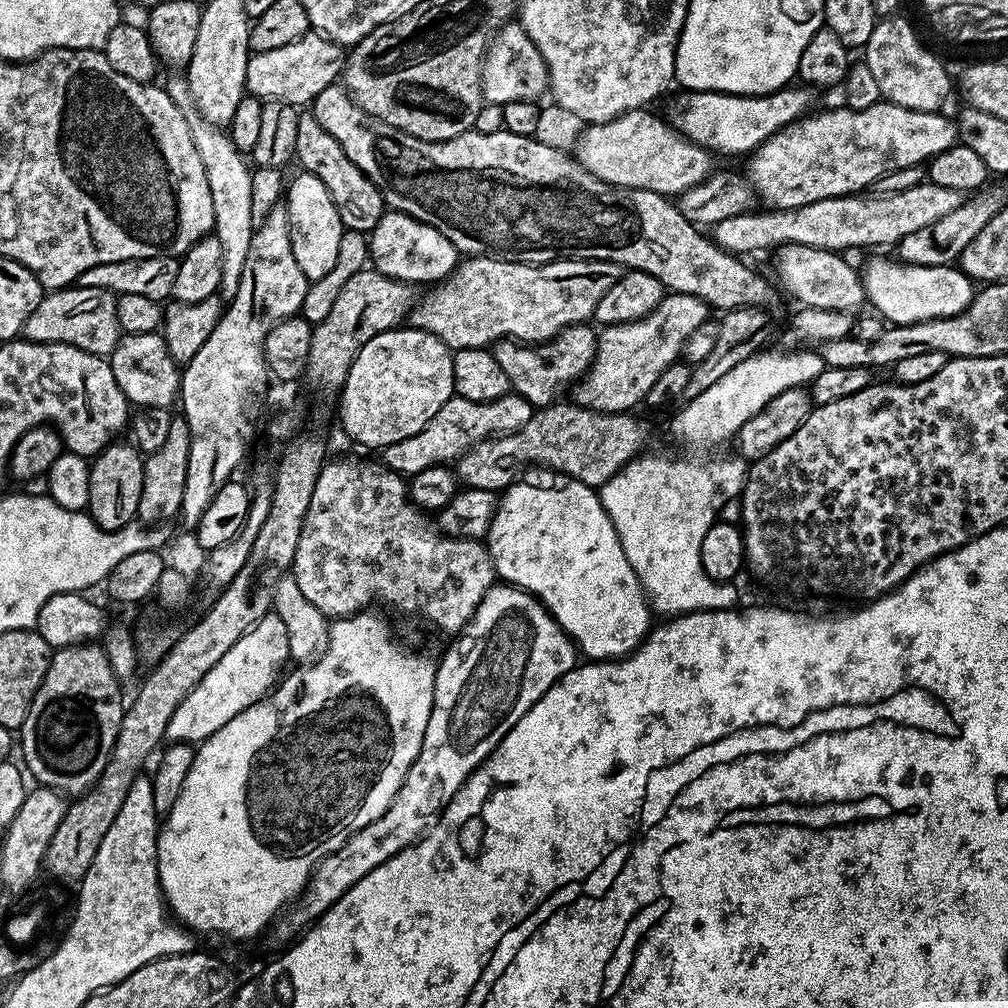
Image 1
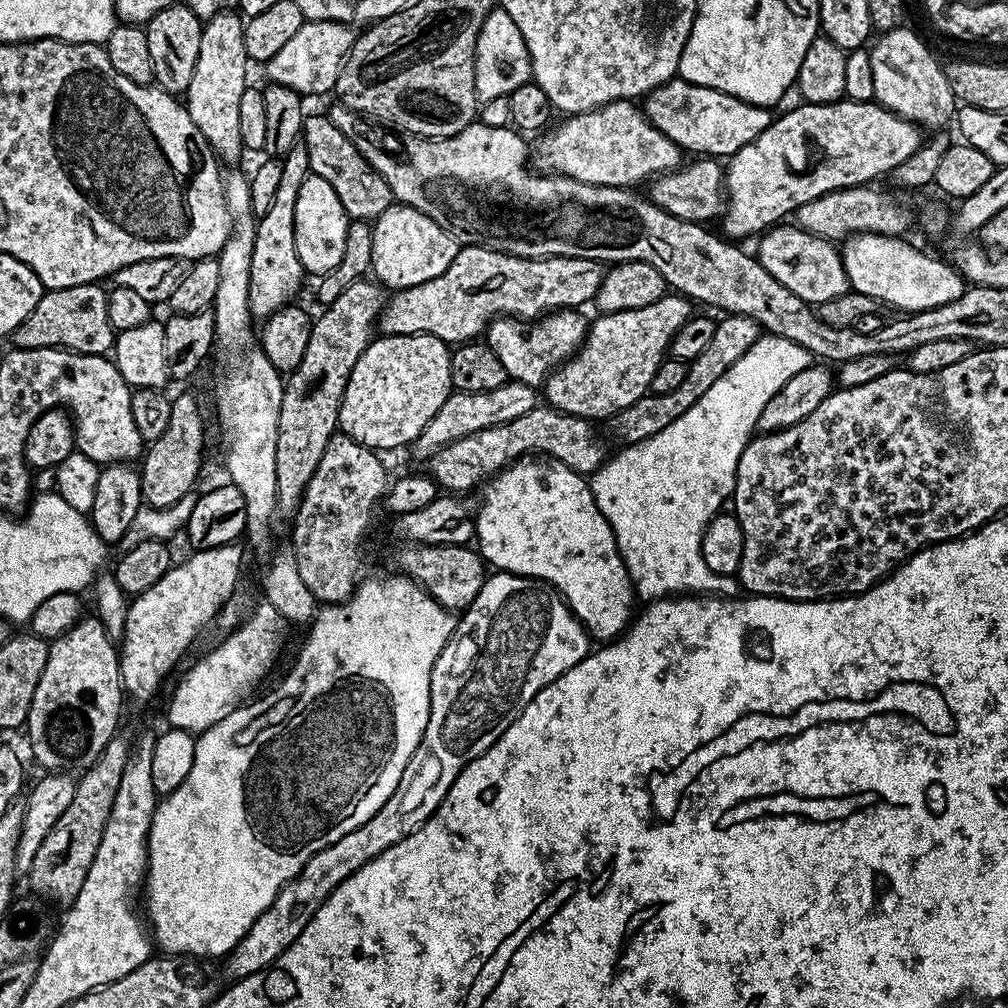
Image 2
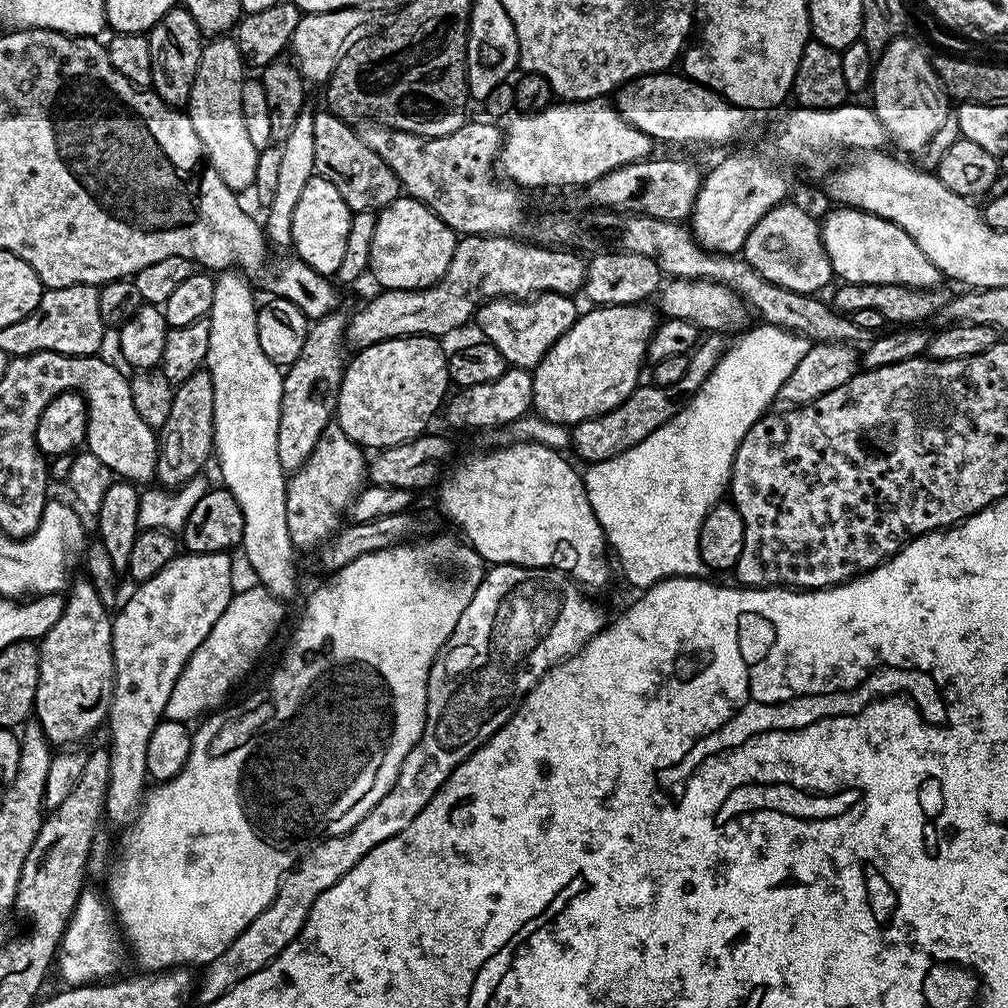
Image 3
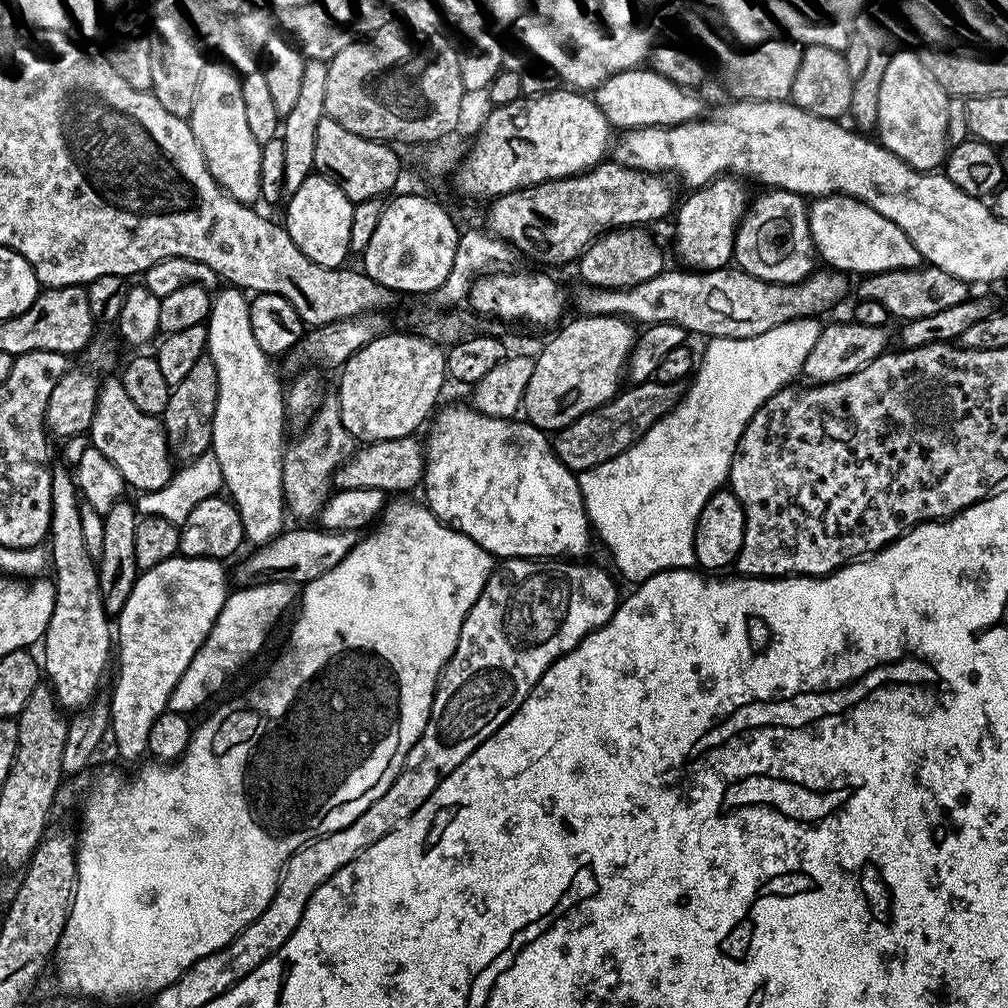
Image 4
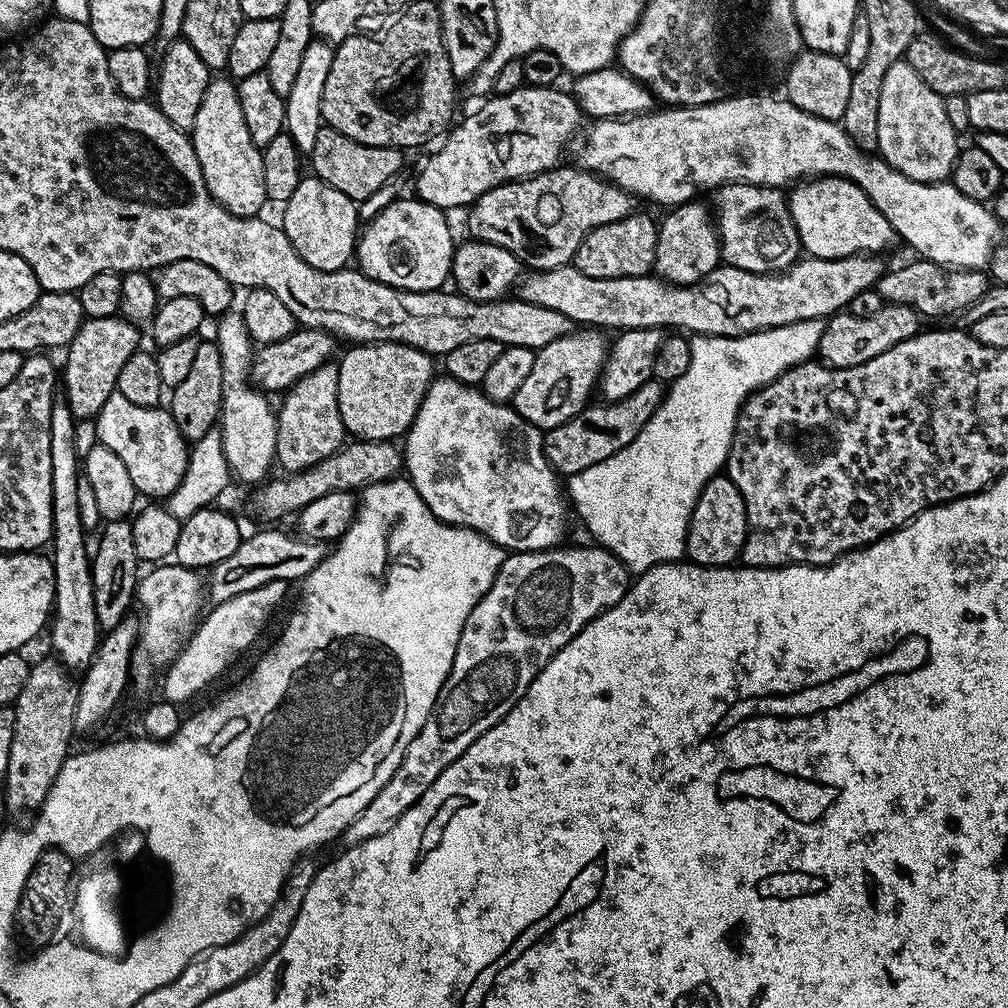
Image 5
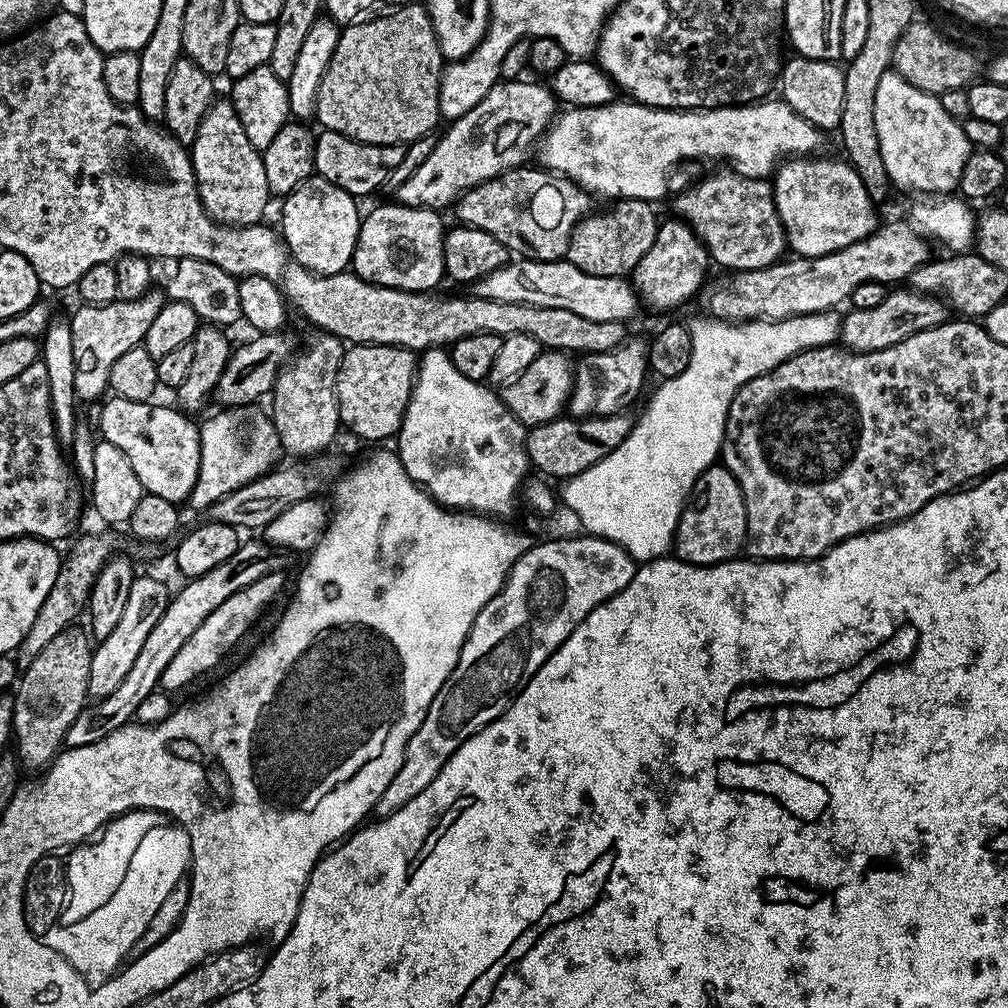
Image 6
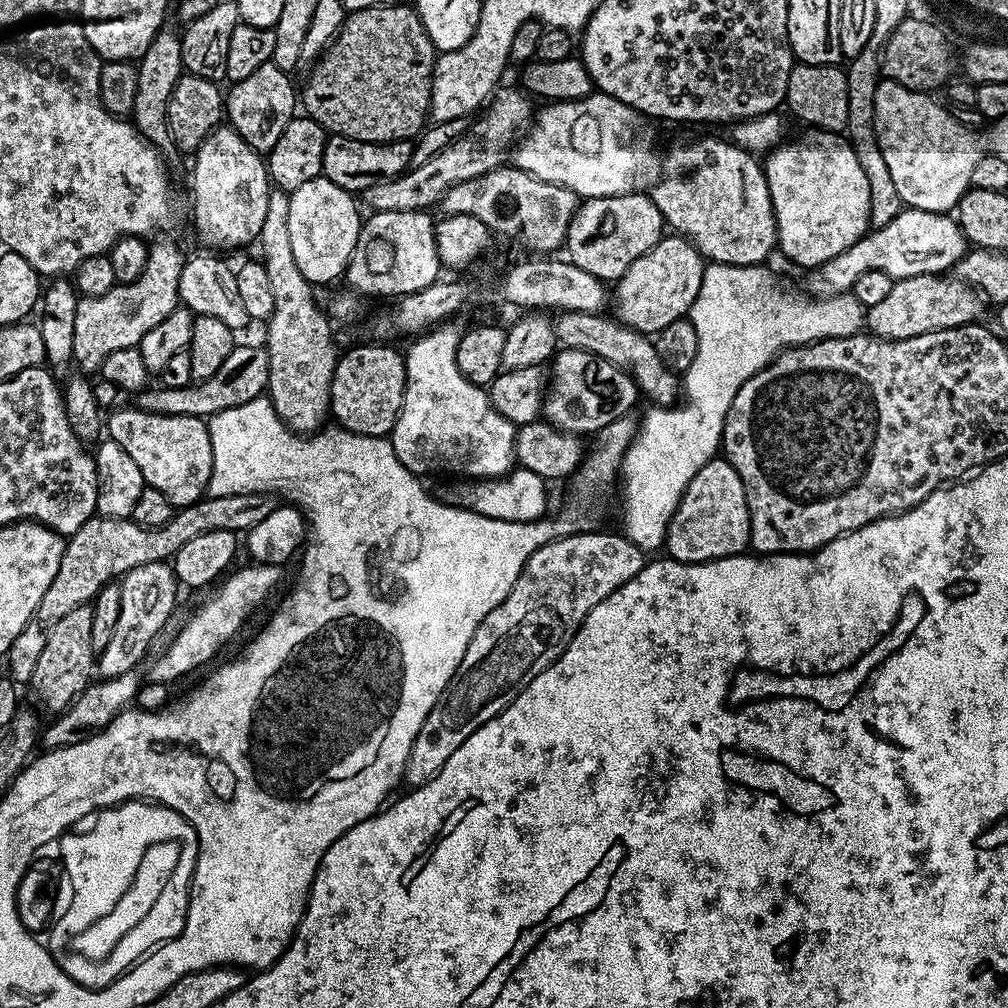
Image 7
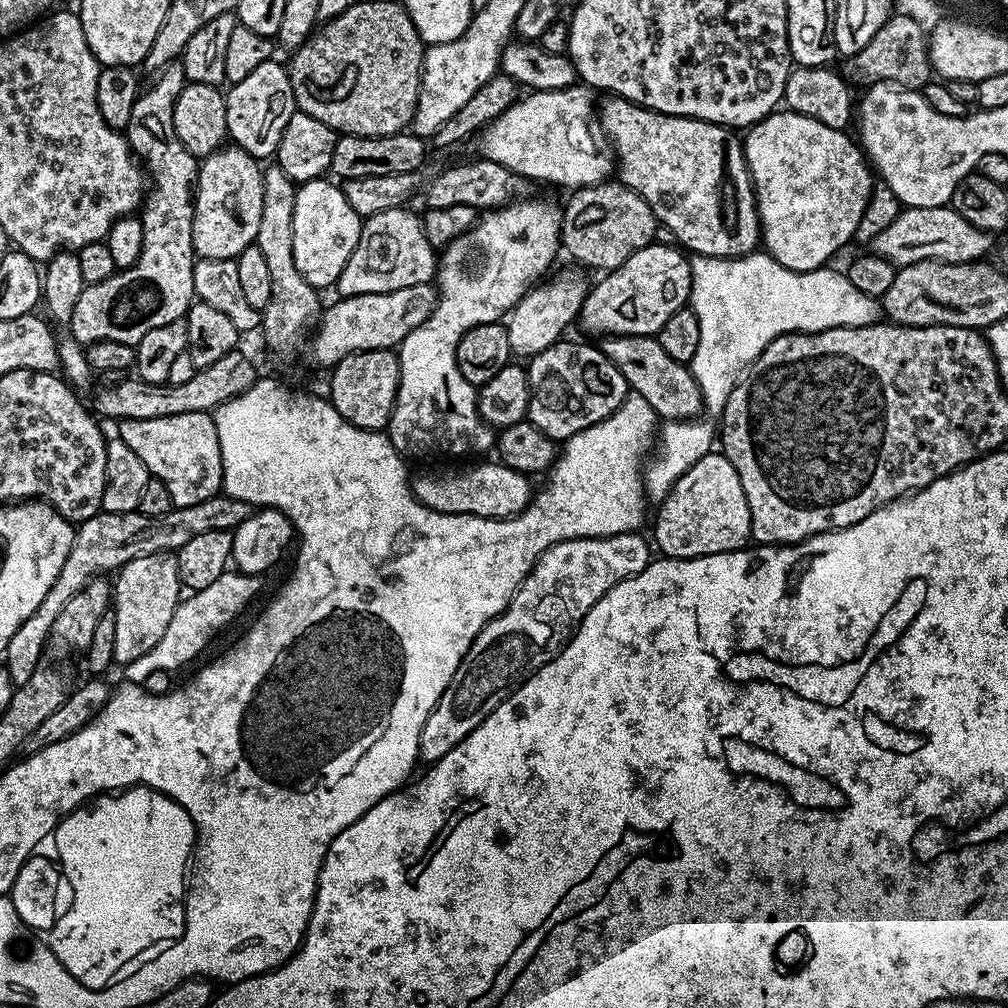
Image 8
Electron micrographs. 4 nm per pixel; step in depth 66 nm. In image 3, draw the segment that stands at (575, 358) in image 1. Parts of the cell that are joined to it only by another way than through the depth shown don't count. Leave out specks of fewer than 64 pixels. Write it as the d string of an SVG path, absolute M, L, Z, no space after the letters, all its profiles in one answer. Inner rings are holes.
M542 292L531 299L497 298L486 300L476 310L474 324L480 327L479 335L493 344L508 365L534 370L538 362L574 326L578 307L571 295L563 292Z

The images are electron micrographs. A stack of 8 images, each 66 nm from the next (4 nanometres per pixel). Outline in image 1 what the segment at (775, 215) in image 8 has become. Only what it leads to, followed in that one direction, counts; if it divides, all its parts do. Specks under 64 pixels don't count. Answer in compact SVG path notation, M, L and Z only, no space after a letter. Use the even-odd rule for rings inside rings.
M895 258L872 260L862 268L862 279L867 303L872 303L877 308L873 309L889 325L957 316L966 310L966 306L970 306L974 295L974 281L965 272L961 272L959 267L946 264L918 266Z

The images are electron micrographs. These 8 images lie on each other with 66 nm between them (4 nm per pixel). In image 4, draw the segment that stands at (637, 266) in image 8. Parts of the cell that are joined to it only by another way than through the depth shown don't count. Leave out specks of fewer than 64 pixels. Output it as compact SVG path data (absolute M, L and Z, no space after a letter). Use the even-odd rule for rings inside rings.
M725 174L704 188L689 191L688 197L679 201L674 212L676 252L685 269L711 270L726 268L733 263L736 227L750 207L750 195L740 184L743 183L739 179Z

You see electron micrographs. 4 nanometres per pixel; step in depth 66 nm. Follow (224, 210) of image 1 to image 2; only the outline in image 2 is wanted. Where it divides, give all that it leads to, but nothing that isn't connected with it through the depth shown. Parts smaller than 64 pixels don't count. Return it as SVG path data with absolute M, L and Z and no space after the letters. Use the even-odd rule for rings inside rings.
M232 172L223 177L224 181L224 197L226 198L226 206L228 207L228 213L231 214L232 216L232 232L228 236L228 240L224 243L224 248L219 254L218 257L218 294L216 295L216 301L212 303L211 310L212 313L214 314L214 322L216 323L216 342L214 345L215 351L218 353L220 352L220 381L217 382L216 384L216 416L218 419L220 419L220 428L222 431L224 431L224 444L226 447L228 447L228 476L227 479L232 483L234 486L238 486L238 490L242 490L242 498L246 498L246 518L248 519L248 527L246 529L246 540L249 540L250 543L253 544L254 547L260 548L263 546L264 543L267 542L268 539L271 538L272 536L272 516L275 517L277 515L277 510L276 510L276 479L274 478L274 450L276 449L276 443L278 442L278 414L282 410L282 394L284 393L284 385L285 381L282 379L281 373L276 371L276 368L271 364L271 362L266 358L266 354L264 353L263 348L260 347L257 337L254 335L254 328L252 332L252 324L254 325L254 317L252 315L252 311L250 310L250 258L254 254L254 234L256 233L256 222L257 222L257 217L252 215L252 207L250 206L250 186L248 185L249 182L249 177L247 175L244 176L240 172Z

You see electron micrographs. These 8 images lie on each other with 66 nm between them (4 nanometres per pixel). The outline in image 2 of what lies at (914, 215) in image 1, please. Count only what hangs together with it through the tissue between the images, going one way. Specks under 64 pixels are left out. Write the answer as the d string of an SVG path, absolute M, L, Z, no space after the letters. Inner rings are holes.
M861 186L843 188L830 194L822 194L822 198L814 198L806 206L794 213L794 220L799 227L806 229L823 240L843 242L850 236L861 232L876 232L880 236L905 235L908 228L908 212L896 200L891 200L882 192L875 192L875 187Z

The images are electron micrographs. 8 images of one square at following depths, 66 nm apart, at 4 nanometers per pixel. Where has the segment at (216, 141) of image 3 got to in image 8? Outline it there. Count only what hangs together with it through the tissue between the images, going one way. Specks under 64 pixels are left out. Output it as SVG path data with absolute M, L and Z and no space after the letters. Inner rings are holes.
M235 146L203 157L198 164L194 189L194 218L192 219L192 250L201 260L230 260L255 244L258 225L262 222L262 182L264 173L255 156Z

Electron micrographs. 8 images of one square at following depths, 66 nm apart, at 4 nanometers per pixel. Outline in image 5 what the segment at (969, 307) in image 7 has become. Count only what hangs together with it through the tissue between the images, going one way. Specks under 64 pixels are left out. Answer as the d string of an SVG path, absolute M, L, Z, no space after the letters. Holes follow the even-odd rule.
M885 303L884 308L871 318L854 318L854 314L841 310L835 316L827 317L818 349L819 359L829 368L862 366L862 362L870 362L870 358L878 358L878 354L890 350L890 346L898 346L898 342L916 335L922 328L920 322L920 313L901 304Z

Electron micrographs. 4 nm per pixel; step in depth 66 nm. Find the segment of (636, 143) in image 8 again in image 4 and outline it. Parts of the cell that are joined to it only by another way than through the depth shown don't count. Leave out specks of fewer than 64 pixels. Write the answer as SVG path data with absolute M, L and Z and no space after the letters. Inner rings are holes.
M773 188L764 190L760 197L751 201L750 207L744 213L743 220L736 227L736 241L734 242L735 267L740 271L750 274L759 280L765 280L771 284L797 284L802 282L818 268L816 247L810 234L810 222L808 221L809 205L805 197L797 192L787 192L785 188Z

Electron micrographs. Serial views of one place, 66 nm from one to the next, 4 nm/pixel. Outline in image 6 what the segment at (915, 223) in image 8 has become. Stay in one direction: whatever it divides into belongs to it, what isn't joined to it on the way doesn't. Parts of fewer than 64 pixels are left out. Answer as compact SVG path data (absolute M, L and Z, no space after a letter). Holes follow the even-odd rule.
M881 223L876 231L866 238L846 246L842 250L834 250L830 254L821 256L796 256L781 259L769 268L759 268L749 272L732 272L725 280L717 284L709 283L703 289L704 308L713 320L726 320L729 322L747 322L749 320L785 320L791 316L805 316L815 312L831 312L839 309L839 304L851 297L854 286L862 286L862 282L878 282L896 286L899 282L907 281L909 274L918 270L918 266L927 264L930 259L928 253L929 241L921 236L911 223L884 224Z

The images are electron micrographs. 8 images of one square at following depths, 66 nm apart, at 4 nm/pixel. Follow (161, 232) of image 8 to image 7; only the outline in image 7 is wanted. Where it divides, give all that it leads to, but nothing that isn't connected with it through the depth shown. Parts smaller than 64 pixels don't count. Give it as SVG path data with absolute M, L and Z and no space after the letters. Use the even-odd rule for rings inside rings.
M171 26L161 28L156 33L156 37L152 39L152 45L138 60L138 98L134 98L131 119L134 121L136 129L164 154L168 154L168 151L171 153L174 148L168 133L170 94L174 94L174 86L178 82L178 78L185 75L180 38L181 33L175 32ZM160 240L156 245L153 243L149 247L146 270L142 270L142 274L138 274L138 278L134 278L134 282L129 284L116 283L113 288L106 290L106 294L85 296L80 299L78 302L78 314L74 318L74 350L72 351L72 359L75 367L81 373L99 373L106 354L114 354L122 351L124 348L137 347L140 339L149 330L154 330L154 326L158 326L158 322L162 322L162 318L166 318L166 314L170 314L177 308L180 304L178 278L182 274L182 266L185 259L185 253L180 253L180 248L174 241Z

